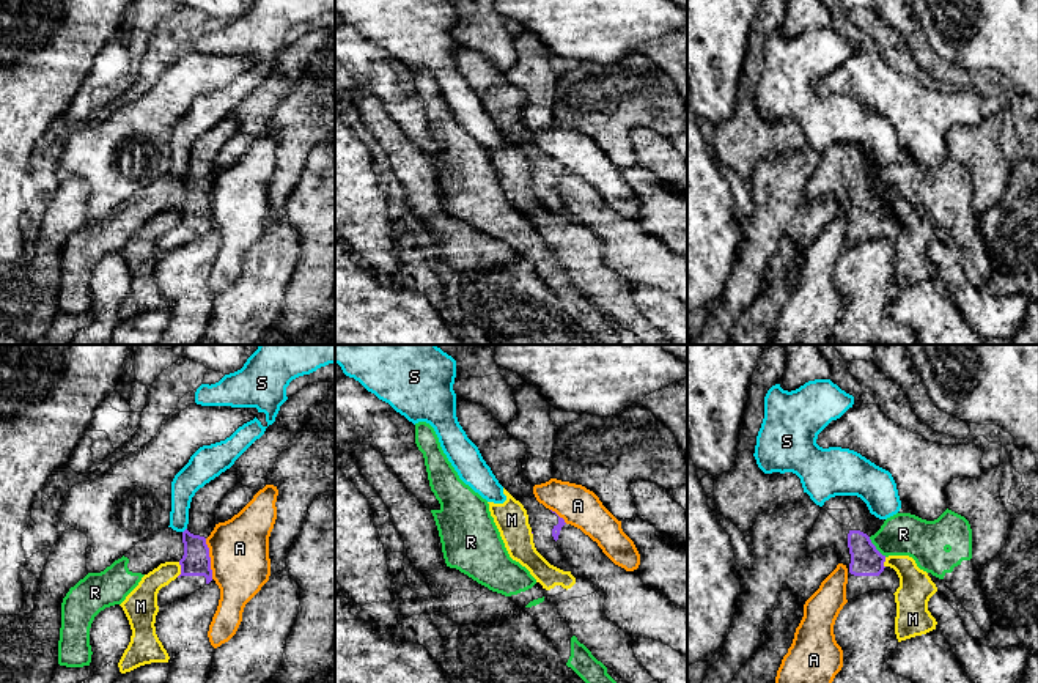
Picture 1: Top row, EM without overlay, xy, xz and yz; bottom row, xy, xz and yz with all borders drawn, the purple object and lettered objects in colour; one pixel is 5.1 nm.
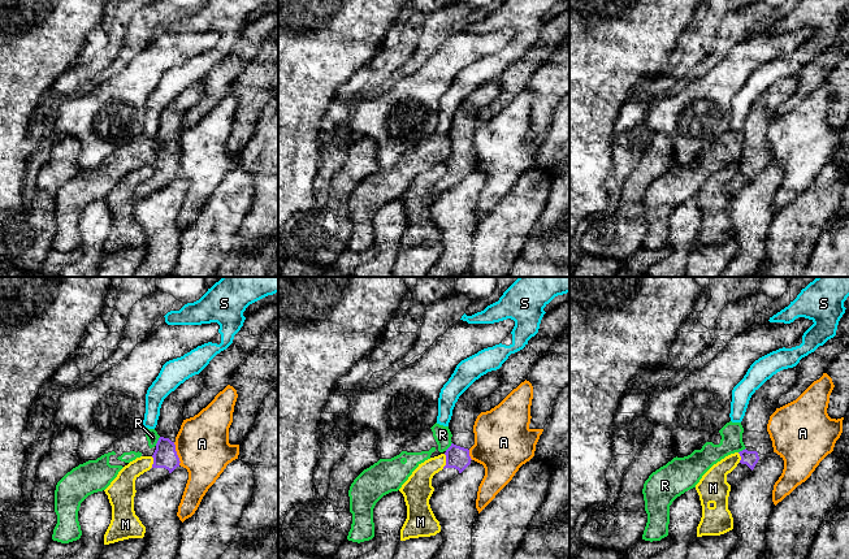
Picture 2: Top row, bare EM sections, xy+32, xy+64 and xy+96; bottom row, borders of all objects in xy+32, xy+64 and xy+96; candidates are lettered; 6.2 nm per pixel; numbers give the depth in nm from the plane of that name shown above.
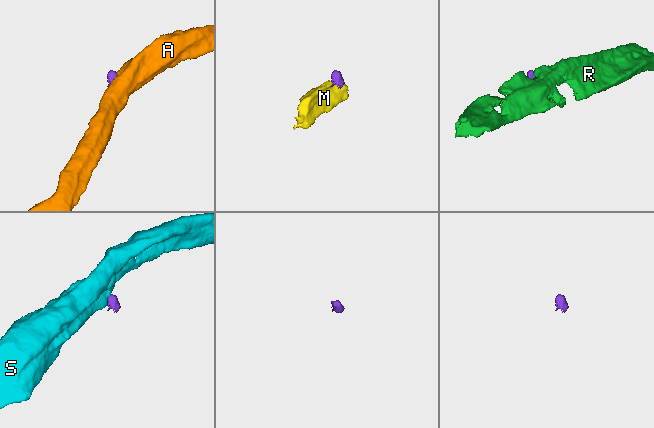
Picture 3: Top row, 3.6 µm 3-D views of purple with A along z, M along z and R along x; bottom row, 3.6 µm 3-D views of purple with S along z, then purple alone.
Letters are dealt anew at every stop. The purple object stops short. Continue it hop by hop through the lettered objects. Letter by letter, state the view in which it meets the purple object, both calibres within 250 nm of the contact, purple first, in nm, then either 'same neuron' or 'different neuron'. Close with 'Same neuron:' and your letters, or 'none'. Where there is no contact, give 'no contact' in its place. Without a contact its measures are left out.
A: contact in xy; calibres 140 and 300 nm; different neuron
M: contact in xy; calibres 140 and 140 nm; different neuron
R: contact in yz; calibres 160 and 220 nm; different neuron
S: contact in xy; calibres 140 and 140 nm; different neuron
Same neuron: none

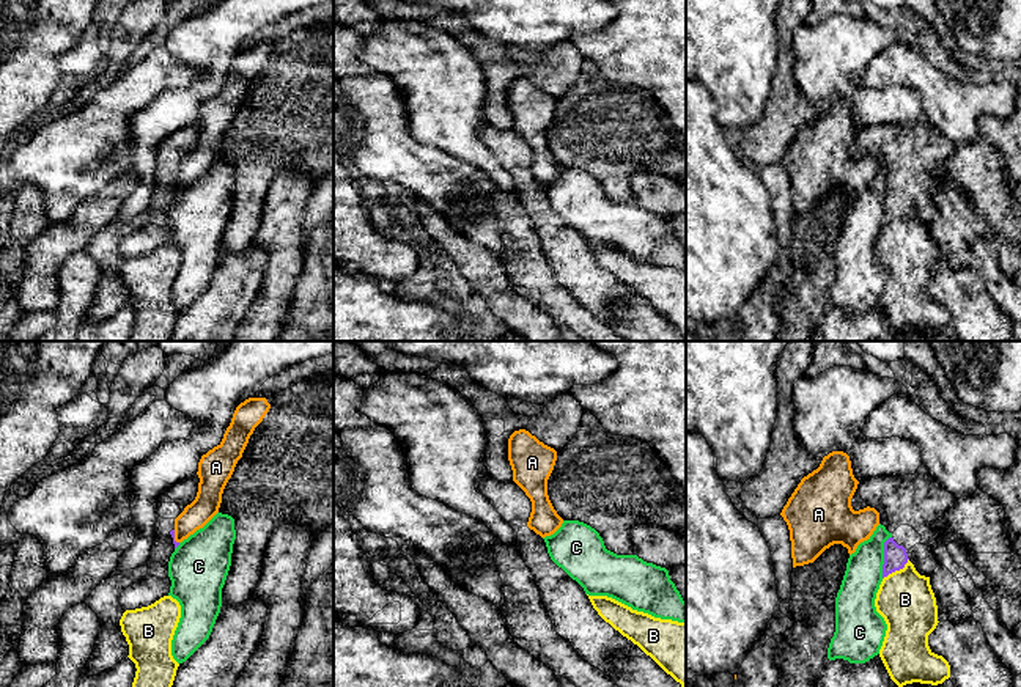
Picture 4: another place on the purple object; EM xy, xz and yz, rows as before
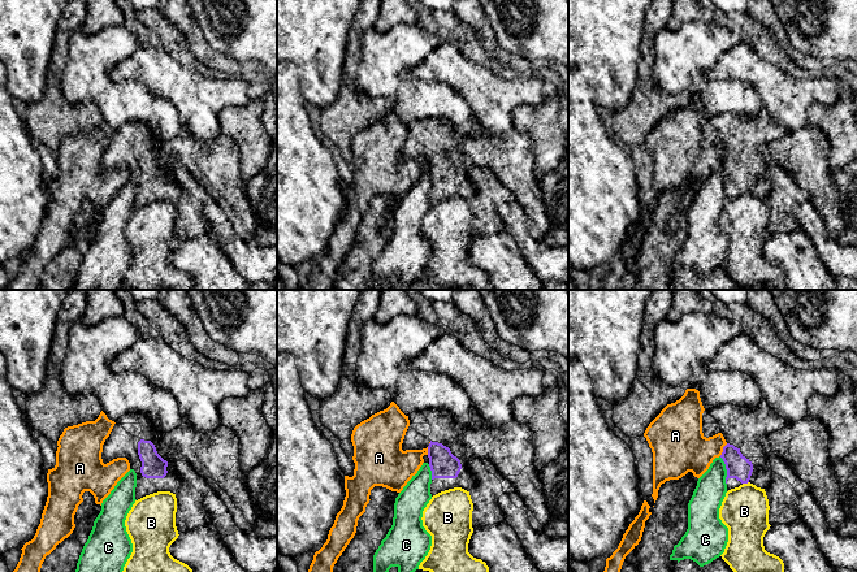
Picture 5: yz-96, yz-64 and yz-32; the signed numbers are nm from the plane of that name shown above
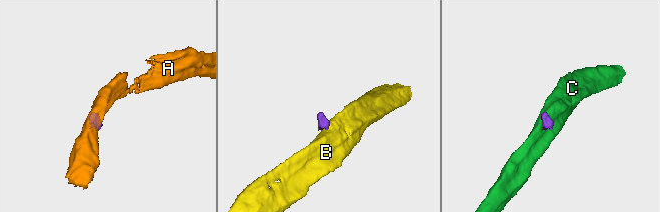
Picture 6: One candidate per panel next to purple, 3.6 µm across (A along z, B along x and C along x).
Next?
A: contact in xy; calibres 20 and 140 nm; different neuron
B: contact in yz; calibres 120 and 300 nm; different neuron
C: contact in yz; calibres 120 and 190 nm; different neuron
Same neuron: none

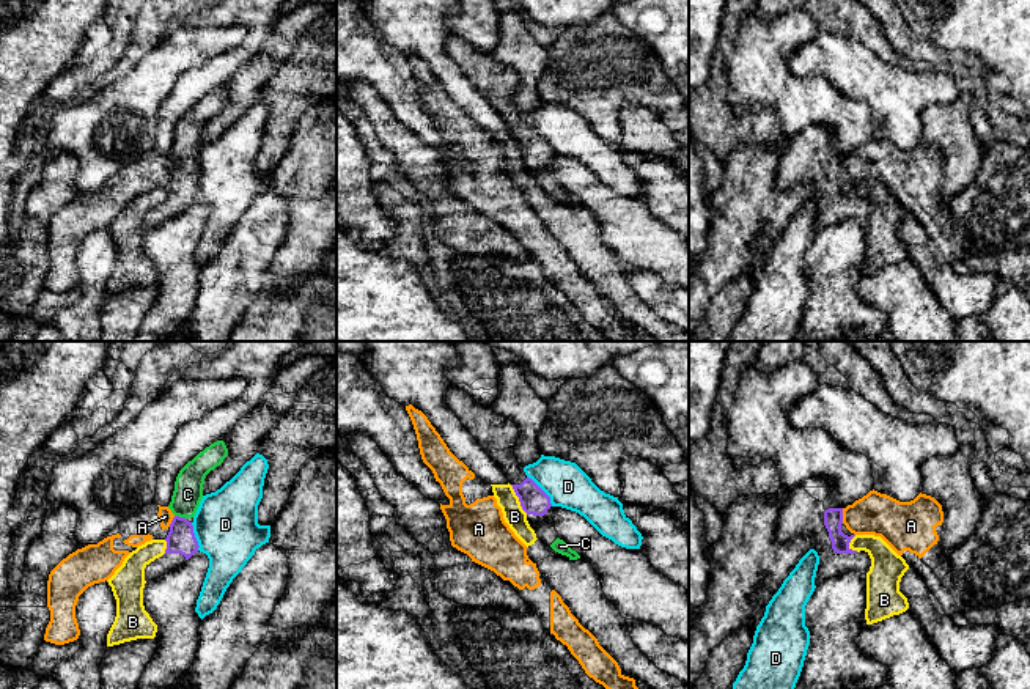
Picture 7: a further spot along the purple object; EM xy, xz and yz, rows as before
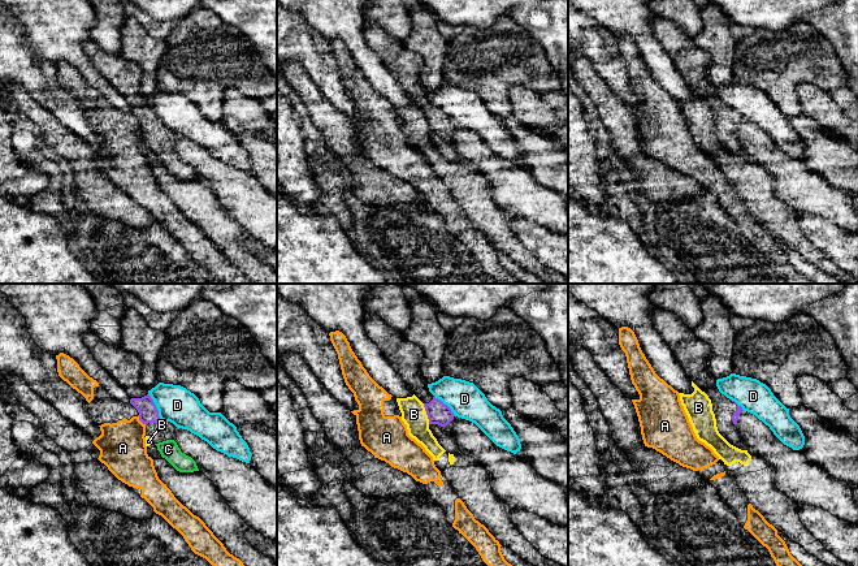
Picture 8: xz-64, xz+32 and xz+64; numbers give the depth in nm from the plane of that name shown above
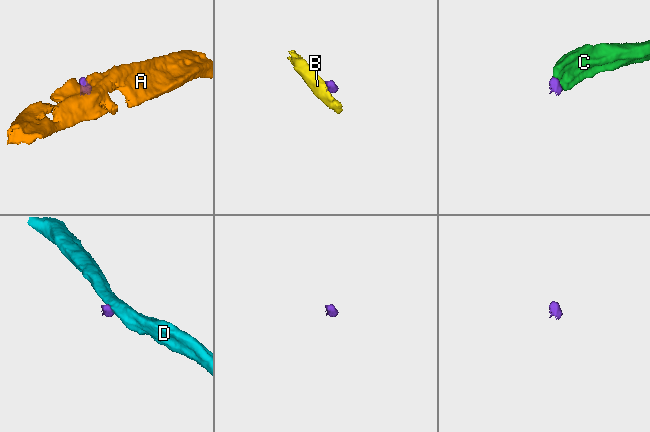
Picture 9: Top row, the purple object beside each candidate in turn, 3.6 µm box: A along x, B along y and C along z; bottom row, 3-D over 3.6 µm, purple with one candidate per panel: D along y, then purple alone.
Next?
A: contact in yz; calibres 100 and 220 nm; different neuron
B: contact in xz; calibres 140 and 110 nm; different neuron
C: contact in xy; calibres 140 and 150 nm; same neuron
D: contact in xz; calibres 140 and 220 nm; different neuron
Same neuron: C

